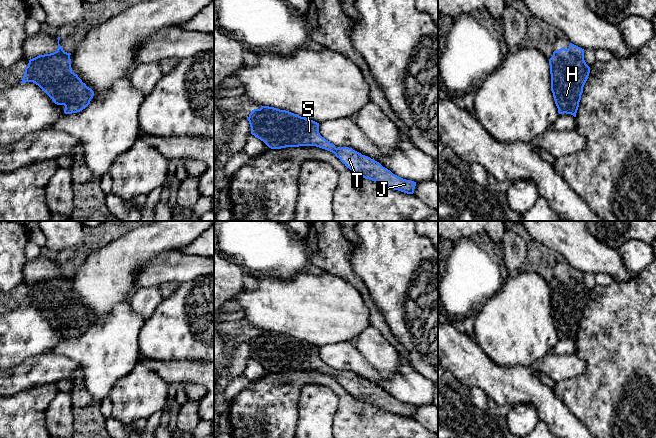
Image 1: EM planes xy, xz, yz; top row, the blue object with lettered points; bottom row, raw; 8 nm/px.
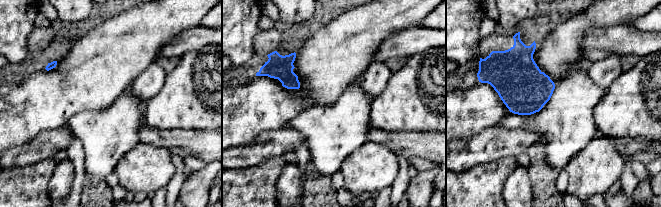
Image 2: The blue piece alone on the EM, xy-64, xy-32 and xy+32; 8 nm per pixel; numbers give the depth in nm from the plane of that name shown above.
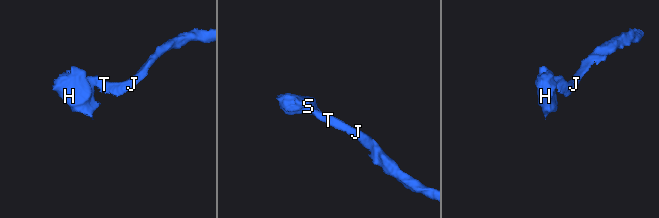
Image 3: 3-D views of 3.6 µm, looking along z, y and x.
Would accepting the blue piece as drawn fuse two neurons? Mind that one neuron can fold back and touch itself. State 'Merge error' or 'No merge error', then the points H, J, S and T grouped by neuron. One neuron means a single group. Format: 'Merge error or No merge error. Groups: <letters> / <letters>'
No merge error. Groups: H J S T

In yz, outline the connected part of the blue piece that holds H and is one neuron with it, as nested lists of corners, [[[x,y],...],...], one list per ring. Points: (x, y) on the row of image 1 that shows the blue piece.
[[[570,43],[569,48],[554,51],[549,59],[551,91],[559,114],[576,113],[588,79],[590,67],[584,60],[584,49]]]

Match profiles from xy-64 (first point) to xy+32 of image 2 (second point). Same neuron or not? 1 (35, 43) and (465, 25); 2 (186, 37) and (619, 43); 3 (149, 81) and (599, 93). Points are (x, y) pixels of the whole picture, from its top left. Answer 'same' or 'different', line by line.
1: different
2: same
3: different

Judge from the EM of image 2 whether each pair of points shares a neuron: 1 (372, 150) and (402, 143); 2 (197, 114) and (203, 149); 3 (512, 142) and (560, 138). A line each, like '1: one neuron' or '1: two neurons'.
1: two neurons
2: two neurons
3: two neurons

